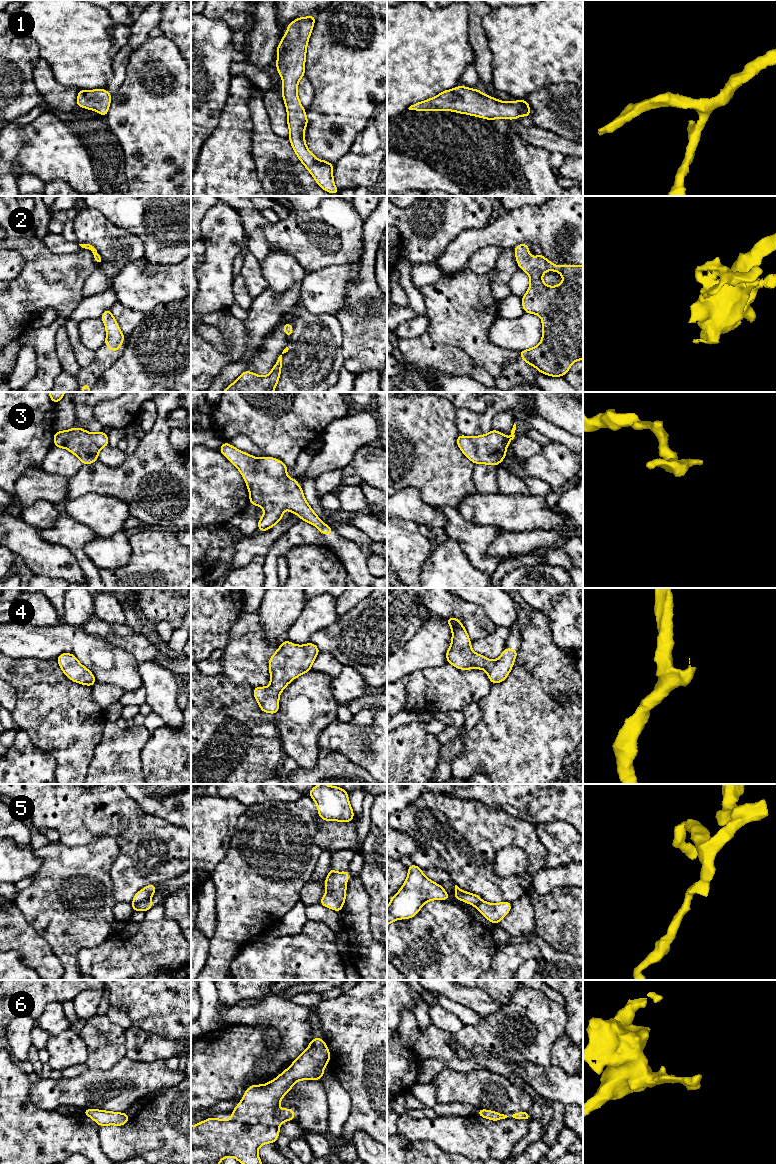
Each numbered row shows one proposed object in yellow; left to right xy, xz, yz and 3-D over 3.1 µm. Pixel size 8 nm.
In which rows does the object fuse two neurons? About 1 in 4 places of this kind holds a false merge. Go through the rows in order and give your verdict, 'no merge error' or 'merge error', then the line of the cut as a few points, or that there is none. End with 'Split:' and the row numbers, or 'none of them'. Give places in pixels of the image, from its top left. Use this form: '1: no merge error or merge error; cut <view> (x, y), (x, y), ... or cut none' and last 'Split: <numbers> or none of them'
1: no merge error; cut none
2: no merge error; cut none
3: no merge error; cut none
4: no merge error; cut none
5: merge error; cut xy (149, 897), (132, 903)
6: no merge error; cut none
Split: 5

